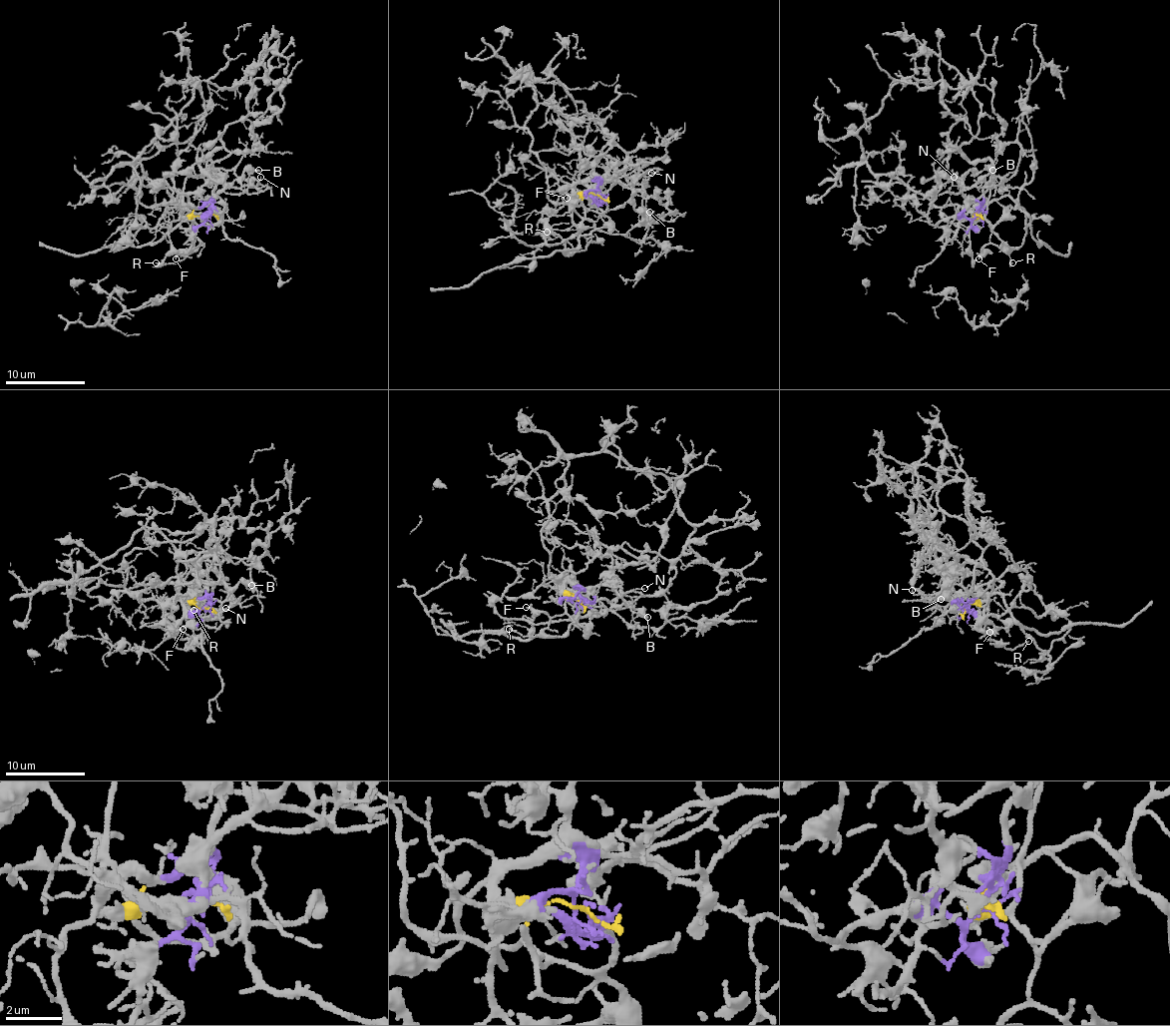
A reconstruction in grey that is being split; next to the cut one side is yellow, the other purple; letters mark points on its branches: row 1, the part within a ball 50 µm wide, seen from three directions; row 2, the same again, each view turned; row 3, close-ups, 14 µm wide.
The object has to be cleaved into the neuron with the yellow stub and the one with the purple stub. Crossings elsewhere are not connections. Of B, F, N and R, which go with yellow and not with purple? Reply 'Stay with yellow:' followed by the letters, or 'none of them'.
Stay with yellow: F, R

